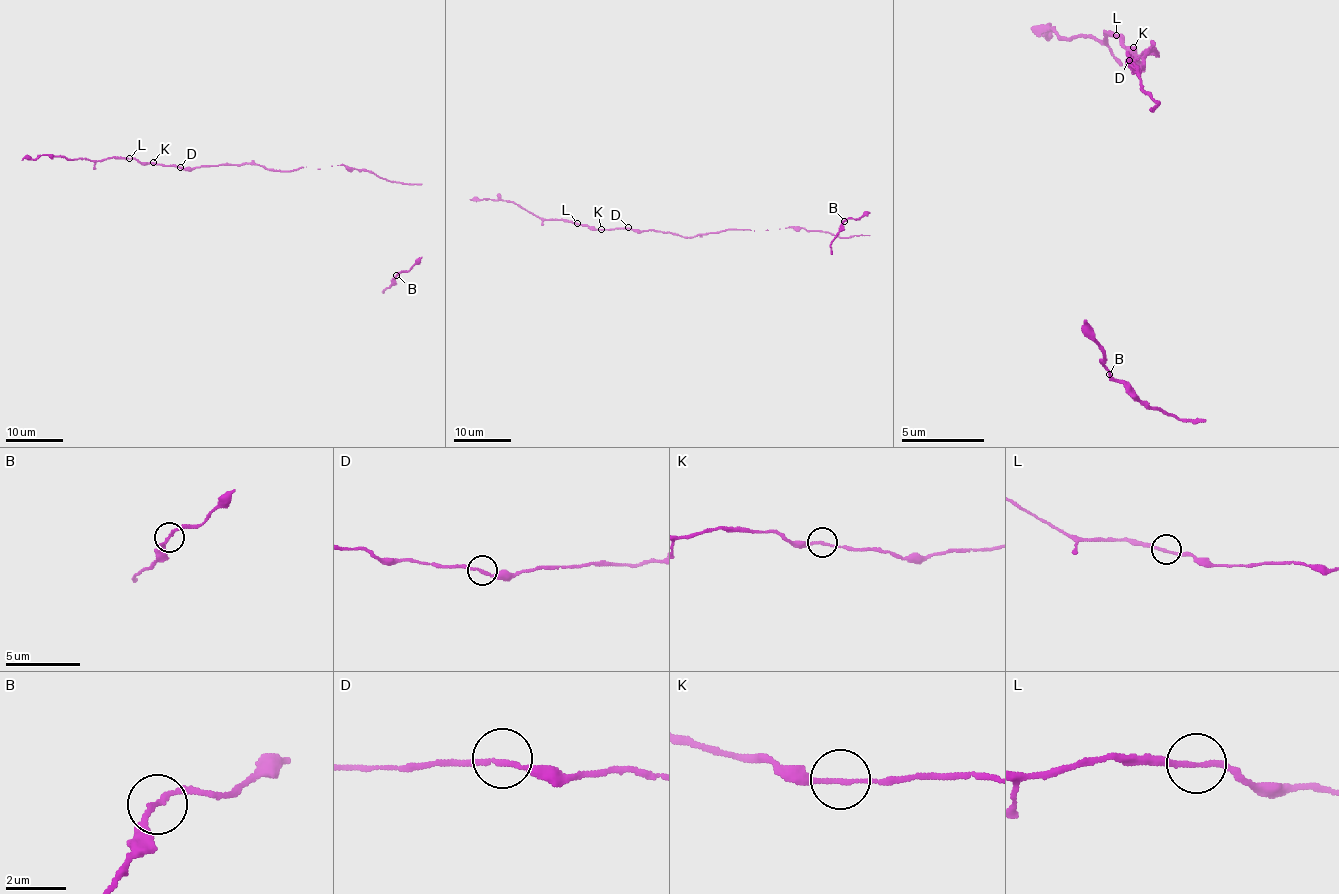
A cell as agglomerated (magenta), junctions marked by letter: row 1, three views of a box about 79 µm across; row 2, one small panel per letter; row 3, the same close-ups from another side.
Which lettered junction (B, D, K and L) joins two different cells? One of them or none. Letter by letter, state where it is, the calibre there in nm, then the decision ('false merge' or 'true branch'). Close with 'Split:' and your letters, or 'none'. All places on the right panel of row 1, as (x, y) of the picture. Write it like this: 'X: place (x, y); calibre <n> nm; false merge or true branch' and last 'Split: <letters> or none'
B: place (1109, 374); calibre 160 nm; false merge
D: place (1129, 60); calibre 170 nm; true branch
K: place (1133, 47); calibre 160 nm; true branch
L: place (1116, 35); calibre 170 nm; true branch
Split: B

